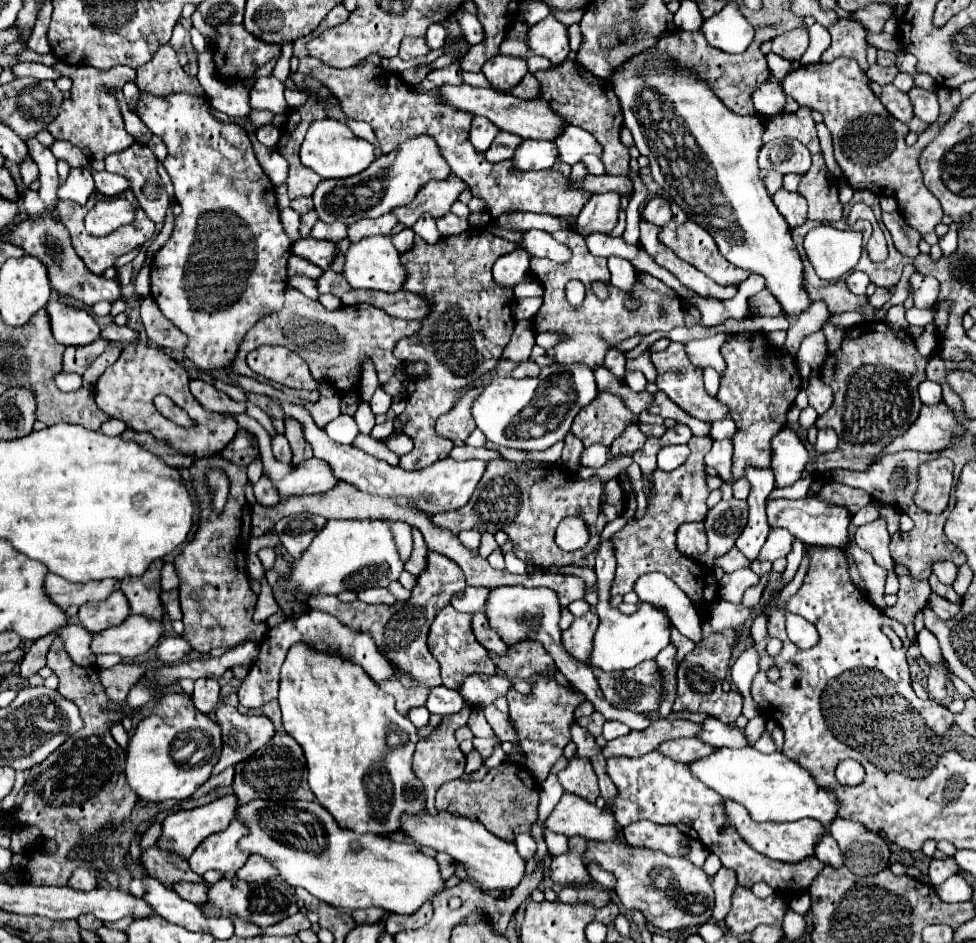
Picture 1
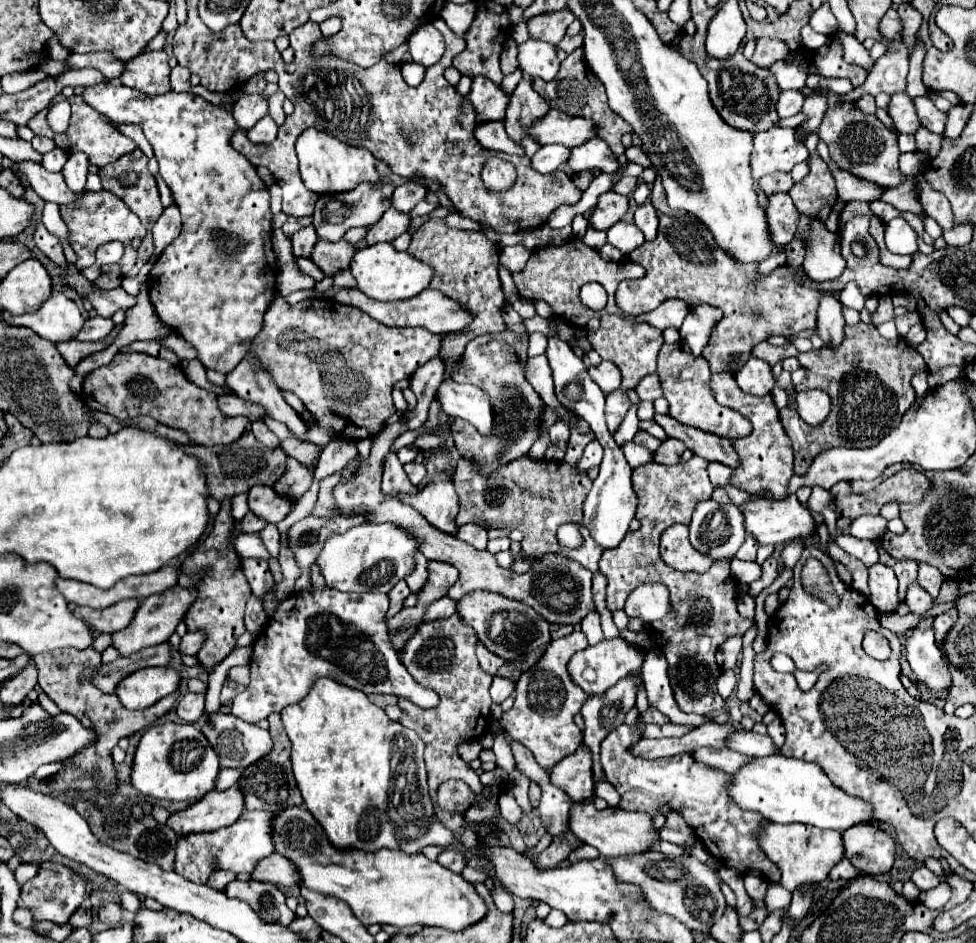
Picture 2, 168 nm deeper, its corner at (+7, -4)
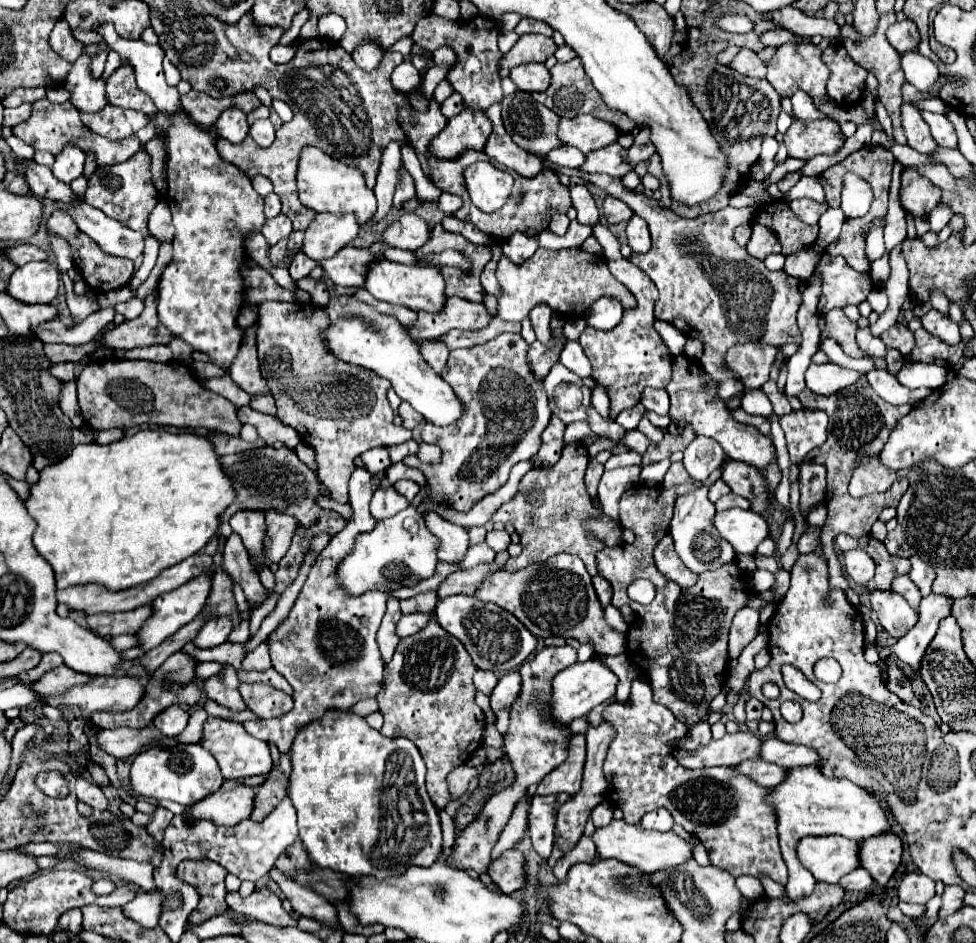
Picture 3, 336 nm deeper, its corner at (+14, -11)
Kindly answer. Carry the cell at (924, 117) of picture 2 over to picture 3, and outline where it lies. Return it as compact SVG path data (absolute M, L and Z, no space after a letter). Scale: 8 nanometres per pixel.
M922 112L922 118L924 118L926 124L930 126L932 136L934 136L934 140L936 140L940 146L946 146L946 148L956 148L956 146L958 146L956 128L954 128L954 124L952 124L944 114Z

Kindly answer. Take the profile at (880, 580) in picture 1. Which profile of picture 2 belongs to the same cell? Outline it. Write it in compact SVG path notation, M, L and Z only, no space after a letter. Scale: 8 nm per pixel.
M875 563L869 567L869 601L879 611L893 611L899 603L897 599L897 577L893 569Z

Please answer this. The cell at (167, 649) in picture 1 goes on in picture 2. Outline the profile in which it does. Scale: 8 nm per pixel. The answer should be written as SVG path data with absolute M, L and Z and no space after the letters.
M187 631L187 633L181 637L179 653L181 653L181 655L195 655L197 649L201 647L201 641L203 641L203 633L191 633L191 631Z

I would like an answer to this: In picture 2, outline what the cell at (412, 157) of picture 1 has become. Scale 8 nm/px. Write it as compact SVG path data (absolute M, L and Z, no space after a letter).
M359 183L351 191L321 195L317 199L315 213L313 213L313 227L315 227L315 231L321 239L341 241L343 233L351 227L371 227L371 225L375 225L389 207L391 207L391 199L387 199L383 195L381 183Z

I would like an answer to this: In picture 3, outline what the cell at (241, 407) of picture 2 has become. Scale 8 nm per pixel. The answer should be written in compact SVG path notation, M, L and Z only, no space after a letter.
M242 406L242 408L238 410L238 416L240 416L240 422L242 422L242 424L252 424L252 426L258 430L260 438L266 440L268 446L272 446L274 442L280 440L284 446L288 446L290 450L294 450L294 448L298 446L298 442L300 442L298 432L294 432L294 428L282 424L282 422L280 422L278 418L274 418L274 416L256 412L256 410L252 410L250 406Z

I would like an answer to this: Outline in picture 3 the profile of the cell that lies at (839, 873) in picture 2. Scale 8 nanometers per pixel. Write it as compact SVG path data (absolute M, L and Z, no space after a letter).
M856 868L854 872L846 874L846 876L840 880L840 886L842 886L844 890L856 890L856 892L870 888L872 884L874 884L874 878L872 878L870 872L864 870L864 868Z

